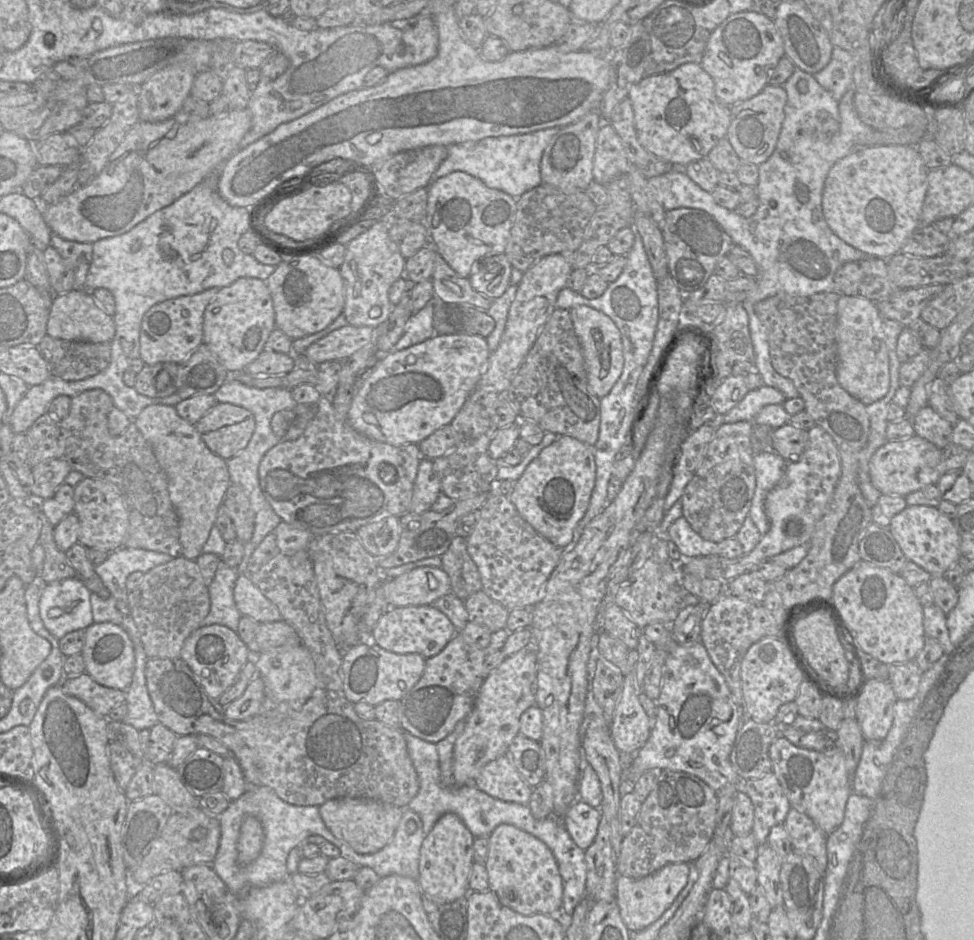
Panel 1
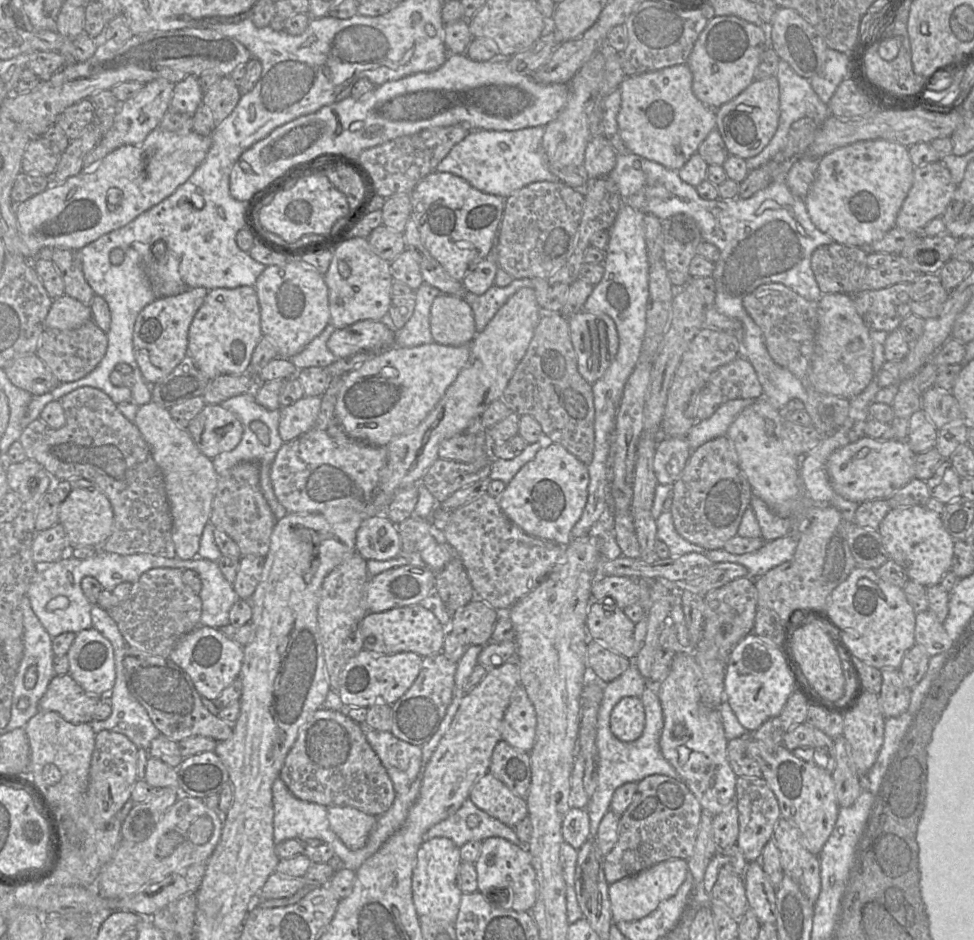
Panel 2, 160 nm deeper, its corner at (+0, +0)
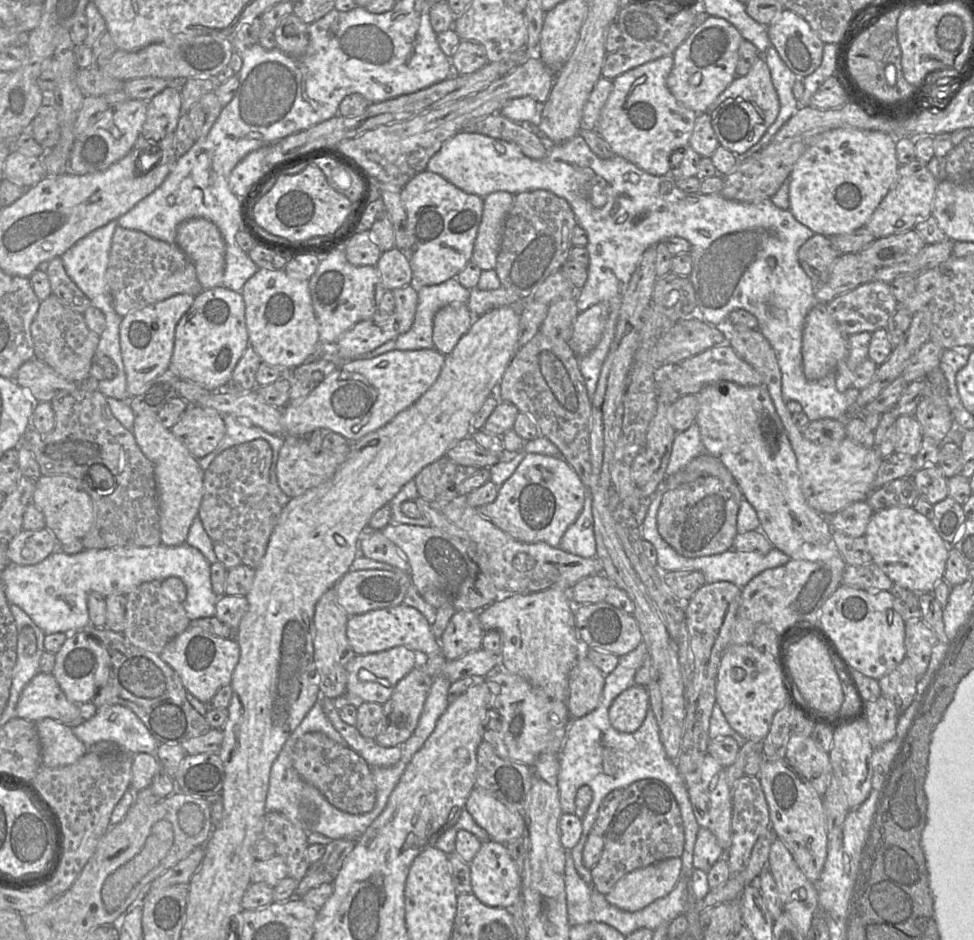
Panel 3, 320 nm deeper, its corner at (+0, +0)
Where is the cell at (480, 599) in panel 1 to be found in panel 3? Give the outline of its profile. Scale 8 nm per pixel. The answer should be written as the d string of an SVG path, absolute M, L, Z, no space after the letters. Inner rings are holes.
M457 611L440 637L441 653L456 660L482 648L483 629L478 612Z

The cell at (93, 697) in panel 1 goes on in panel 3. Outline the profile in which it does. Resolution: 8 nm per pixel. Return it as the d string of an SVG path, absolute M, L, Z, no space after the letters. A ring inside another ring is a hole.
M41 671L24 687L16 705L16 717L32 722L52 718L69 724L79 712L79 705L66 697L52 673Z

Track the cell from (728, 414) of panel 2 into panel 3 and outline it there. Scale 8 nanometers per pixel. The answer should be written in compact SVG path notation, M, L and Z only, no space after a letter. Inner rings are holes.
M693 422L686 430L677 432L666 468L666 476L678 472L693 458L705 452L699 426Z

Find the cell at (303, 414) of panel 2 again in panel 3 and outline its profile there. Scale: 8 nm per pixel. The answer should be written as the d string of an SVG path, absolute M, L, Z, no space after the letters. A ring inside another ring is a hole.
M435 348L395 349L374 358L346 360L307 397L282 409L283 430L288 437L303 437L315 429L325 429L355 442L414 404L435 383L444 360L445 355Z

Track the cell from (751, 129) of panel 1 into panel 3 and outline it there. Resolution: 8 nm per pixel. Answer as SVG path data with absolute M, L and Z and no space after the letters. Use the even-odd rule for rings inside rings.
M761 55L745 76L736 76L706 112L711 117L719 144L734 154L742 154L761 139L776 120L779 110L779 98L772 83L770 70Z

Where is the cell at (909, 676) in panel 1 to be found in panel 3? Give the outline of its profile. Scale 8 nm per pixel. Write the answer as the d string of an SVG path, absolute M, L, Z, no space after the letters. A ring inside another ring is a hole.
M882 695L866 704L865 719L869 726L870 742L876 749L896 736L899 713L894 704Z

